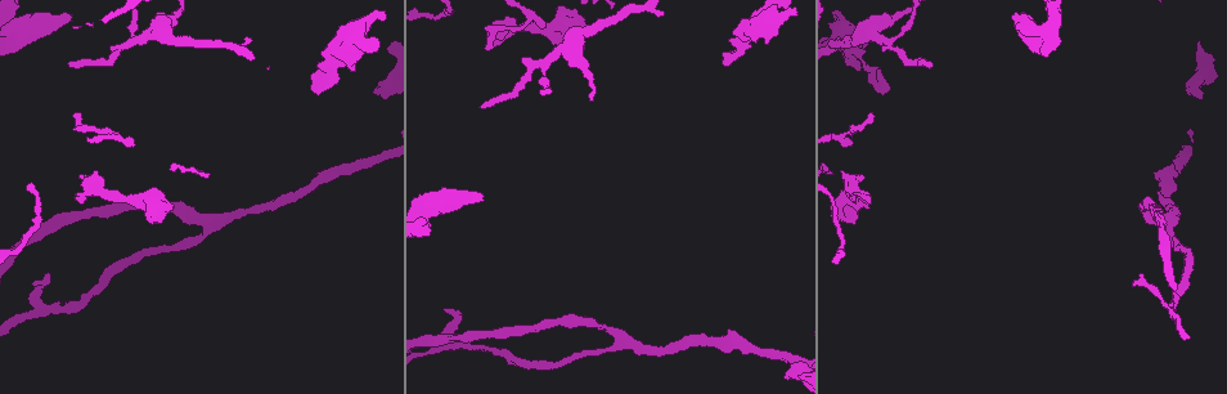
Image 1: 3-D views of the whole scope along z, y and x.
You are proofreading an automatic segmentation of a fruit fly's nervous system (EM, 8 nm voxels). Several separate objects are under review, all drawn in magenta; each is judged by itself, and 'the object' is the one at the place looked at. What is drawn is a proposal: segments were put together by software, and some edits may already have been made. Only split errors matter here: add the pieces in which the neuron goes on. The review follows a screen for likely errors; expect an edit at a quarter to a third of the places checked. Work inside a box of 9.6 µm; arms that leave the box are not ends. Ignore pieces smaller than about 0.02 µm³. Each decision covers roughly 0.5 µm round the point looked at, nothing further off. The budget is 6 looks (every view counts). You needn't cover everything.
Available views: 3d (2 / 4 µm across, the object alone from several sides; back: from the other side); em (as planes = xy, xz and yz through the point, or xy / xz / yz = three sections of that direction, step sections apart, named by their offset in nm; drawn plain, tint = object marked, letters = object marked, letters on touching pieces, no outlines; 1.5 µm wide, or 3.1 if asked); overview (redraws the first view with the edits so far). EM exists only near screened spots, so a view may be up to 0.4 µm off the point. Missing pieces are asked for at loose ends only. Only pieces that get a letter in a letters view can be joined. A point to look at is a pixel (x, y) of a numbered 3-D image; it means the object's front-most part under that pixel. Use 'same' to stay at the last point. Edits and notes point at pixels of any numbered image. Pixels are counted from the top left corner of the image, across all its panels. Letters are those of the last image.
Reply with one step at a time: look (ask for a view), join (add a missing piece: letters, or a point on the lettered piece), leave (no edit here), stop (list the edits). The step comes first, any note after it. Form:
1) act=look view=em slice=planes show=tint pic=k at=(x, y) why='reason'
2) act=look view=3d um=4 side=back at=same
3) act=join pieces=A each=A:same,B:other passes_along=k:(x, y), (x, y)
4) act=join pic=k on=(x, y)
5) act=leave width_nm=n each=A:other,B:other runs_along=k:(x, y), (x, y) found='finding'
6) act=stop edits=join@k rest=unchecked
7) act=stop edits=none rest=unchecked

act=look view=3d um=4 side=back pic=1 at=(480, 107) why='an open end'

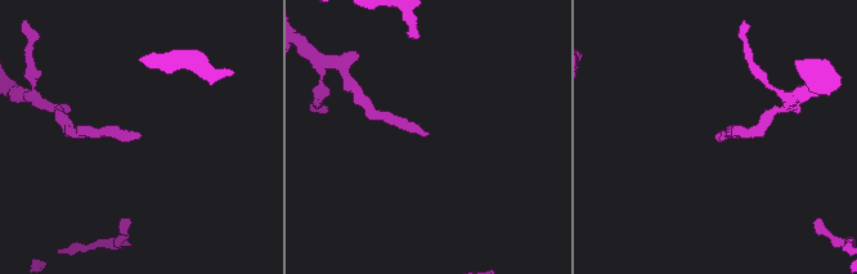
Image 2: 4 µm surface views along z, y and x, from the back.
act=look view=em slice=xz step=8 show=tint pic=2 at=(139, 138)

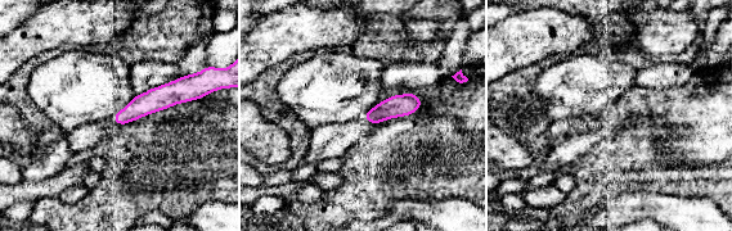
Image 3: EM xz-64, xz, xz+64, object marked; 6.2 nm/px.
act=look view=em slice=planes show=letters at=same why='another direction'

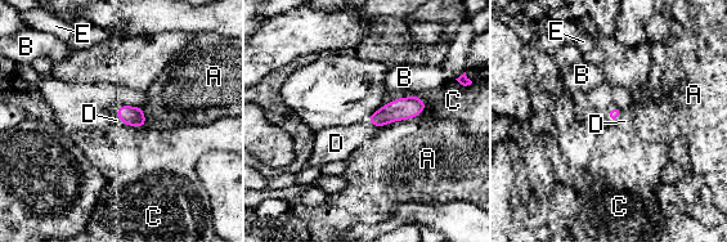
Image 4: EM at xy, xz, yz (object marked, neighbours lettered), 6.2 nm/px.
act=join pieces=D each=A:other,B:other,C:other,D:same,E:other found='it goes on there'

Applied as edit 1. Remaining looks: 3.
act=look view=overview why='redraw'

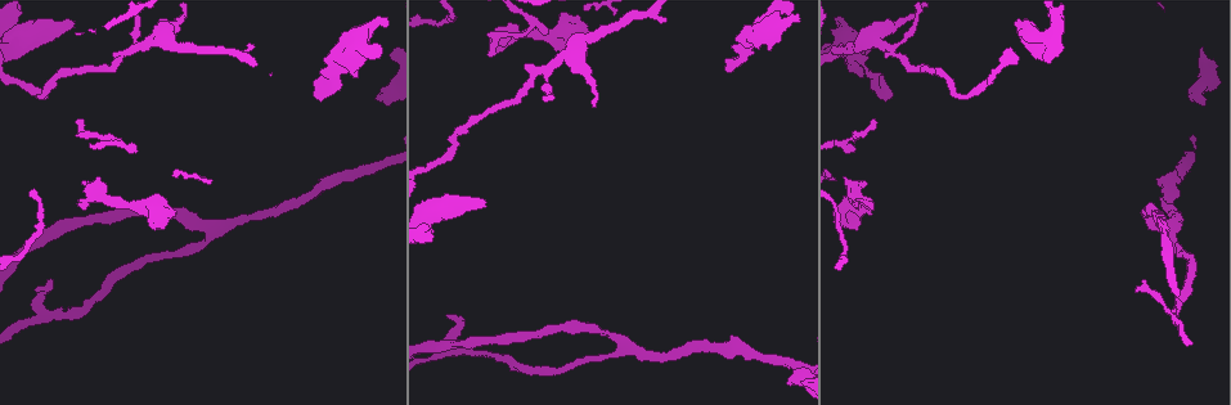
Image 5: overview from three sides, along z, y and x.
act=look view=em slice=planes show=letters pic=5 at=(318, 99) why='tapers out'

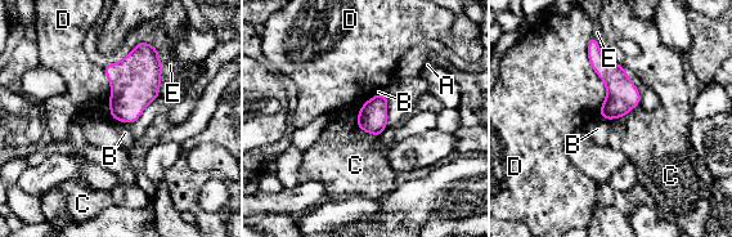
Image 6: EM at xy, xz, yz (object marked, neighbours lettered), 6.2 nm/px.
act=leave each=A:other,B:other,C:other,D:other,E:other found='none of them fits'

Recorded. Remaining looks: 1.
act=stop edits=join@4 rest=unchecked

